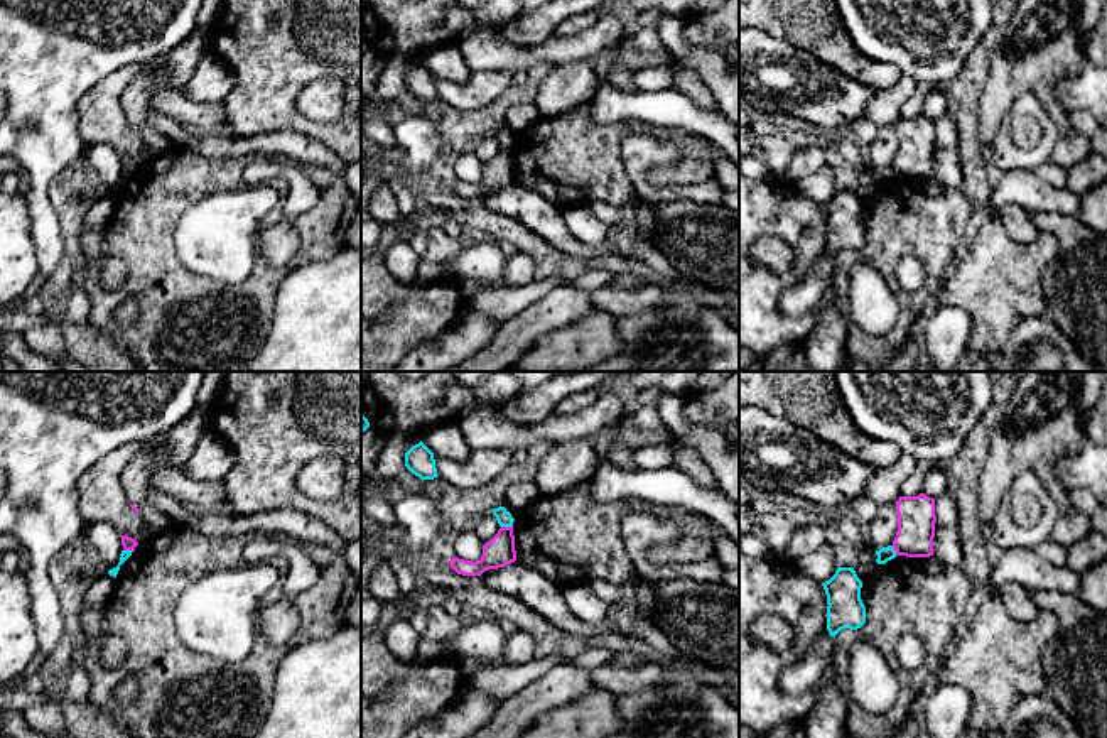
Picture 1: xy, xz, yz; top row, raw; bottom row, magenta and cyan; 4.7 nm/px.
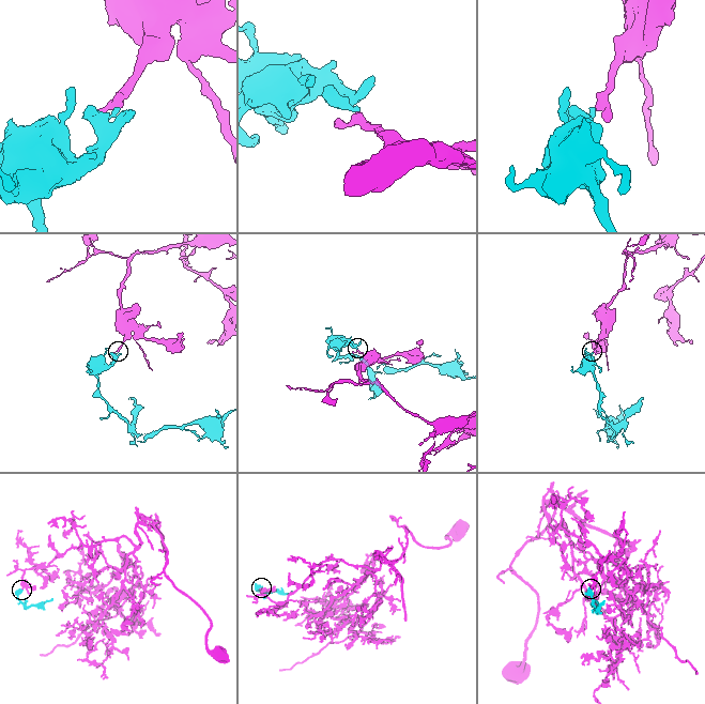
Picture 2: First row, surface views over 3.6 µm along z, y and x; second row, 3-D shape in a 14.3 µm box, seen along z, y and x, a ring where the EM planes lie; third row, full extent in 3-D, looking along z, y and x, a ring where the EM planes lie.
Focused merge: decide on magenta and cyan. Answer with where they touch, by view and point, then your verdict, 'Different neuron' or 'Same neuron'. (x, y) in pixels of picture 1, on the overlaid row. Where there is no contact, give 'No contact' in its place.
Touches magenta at xz (507, 527). Different neuron

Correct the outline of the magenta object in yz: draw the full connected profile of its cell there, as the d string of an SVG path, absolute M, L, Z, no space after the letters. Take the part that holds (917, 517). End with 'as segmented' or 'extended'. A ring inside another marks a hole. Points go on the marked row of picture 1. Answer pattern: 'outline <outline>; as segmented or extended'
outline M920 493L918 497L899 497L896 502L898 532L893 549L898 556L930 557L933 556L935 537L935 498Z; as segmented

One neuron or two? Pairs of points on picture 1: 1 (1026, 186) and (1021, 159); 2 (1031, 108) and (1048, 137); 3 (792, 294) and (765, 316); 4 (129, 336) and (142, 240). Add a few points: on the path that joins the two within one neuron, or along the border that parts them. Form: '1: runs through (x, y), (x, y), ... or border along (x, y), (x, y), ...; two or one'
1: border along (1033, 169), (1004, 169), (998, 174); two
2: runs through (1038, 115), (1048, 130); one
3: border along (805, 272), (780, 296), (780, 309), (785, 314); two
4: runs through (149, 313), (149, 264); one

